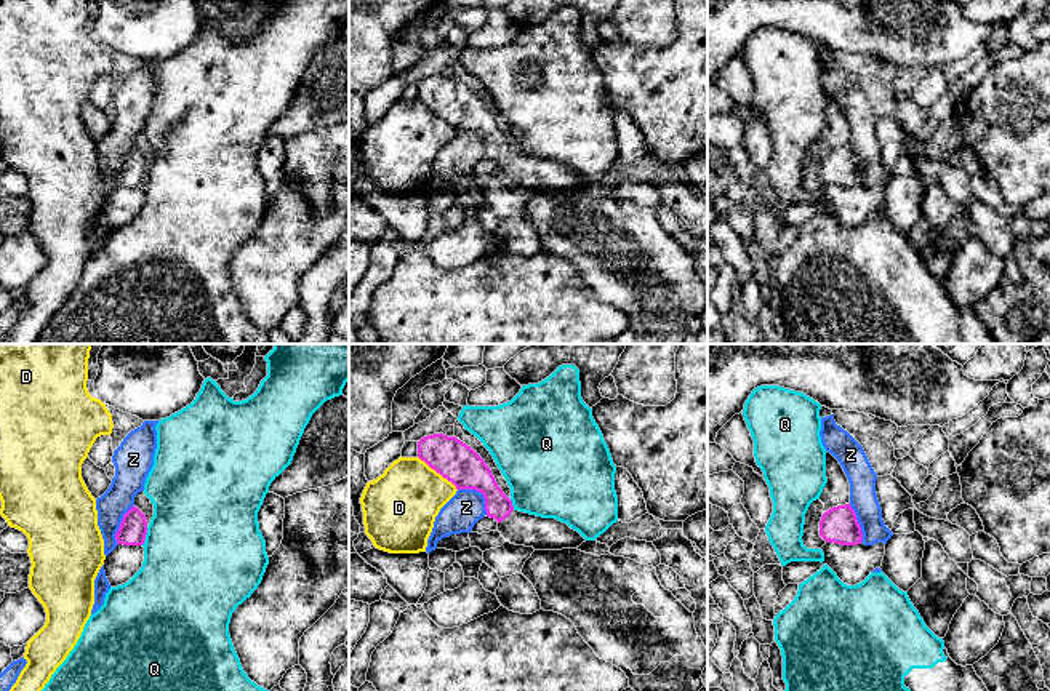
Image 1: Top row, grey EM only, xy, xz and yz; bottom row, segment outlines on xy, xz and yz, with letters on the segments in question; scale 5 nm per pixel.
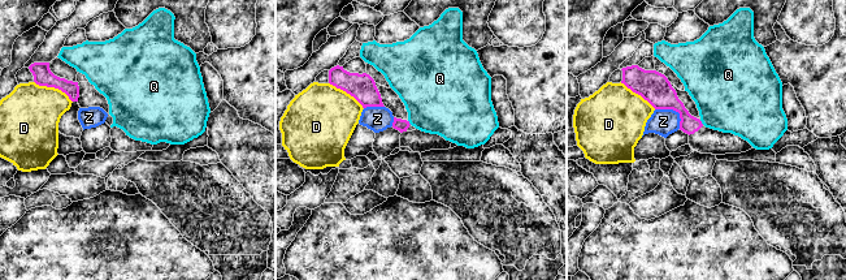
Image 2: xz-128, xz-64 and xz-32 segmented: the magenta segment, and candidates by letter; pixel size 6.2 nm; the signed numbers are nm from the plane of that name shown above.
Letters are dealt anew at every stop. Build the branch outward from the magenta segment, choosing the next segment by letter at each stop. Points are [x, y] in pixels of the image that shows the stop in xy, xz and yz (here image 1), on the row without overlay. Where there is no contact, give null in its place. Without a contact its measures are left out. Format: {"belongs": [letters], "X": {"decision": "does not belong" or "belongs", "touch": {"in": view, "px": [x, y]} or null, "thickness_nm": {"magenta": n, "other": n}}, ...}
{"belongs": [], "D": {"decision": "does not belong", "touch": {"in": "xz", "px": [439, 114]}, "thickness_nm": {"magenta": 200, "other": 360}}, "Q": {"decision": "does not belong", "touch": {"in": "xy", "px": [144, 178]}, "thickness_nm": {"magenta": 140, "other": 480}}, "Z": {"decision": "does not belong", "touch": {"in": "xz", "px": [480, 133]}, "thickness_nm": {"magenta": 200, "other": 180}}}

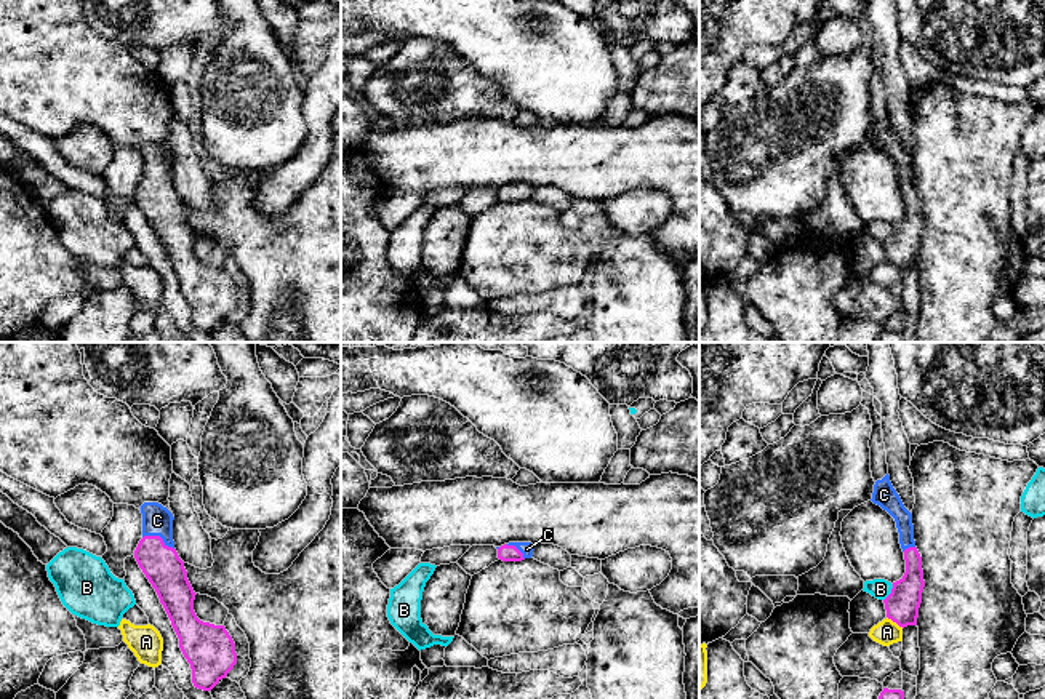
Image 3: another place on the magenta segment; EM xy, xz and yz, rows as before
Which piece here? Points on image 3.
{"belongs": ["C"], "A": {"decision": "does not belong", "touch": {"in": "yz", "px": [895, 263]}, "thickness_nm": {"magenta": 170, "other": 130}}, "B": {"decision": "does not belong", "touch": {"in": "yz", "px": [892, 234]}, "thickness_nm": {"magenta": 170, "other": 100}}, "C": {"decision": "belongs", "touch": {"in": "xy", "px": [159, 178]}, "thickness_nm": {"magenta": 200, "other": 160}}}

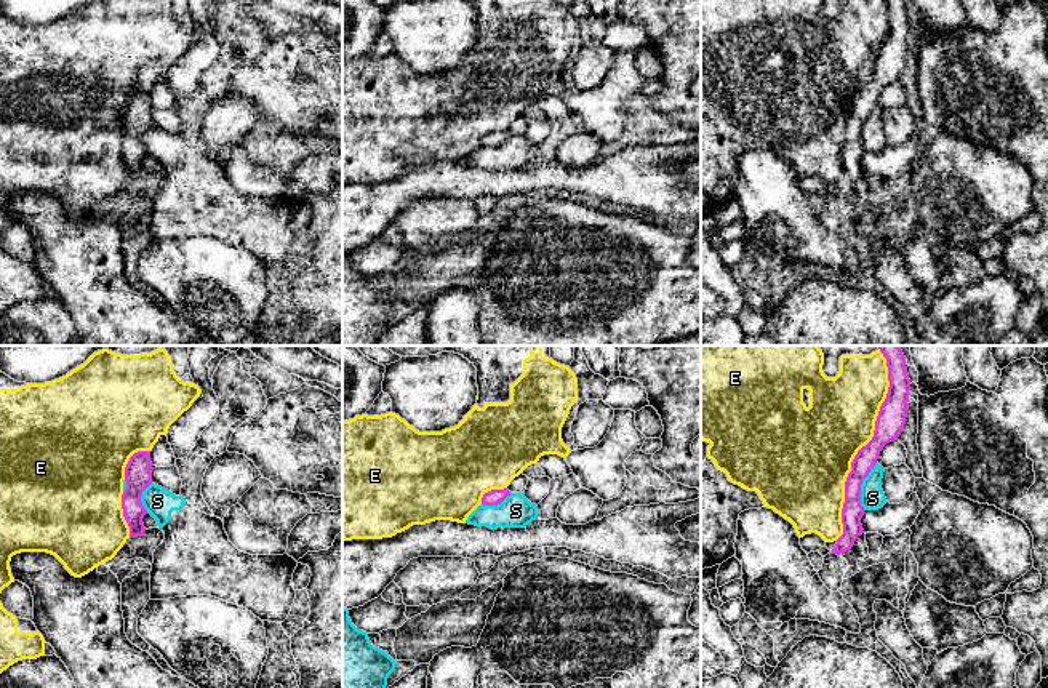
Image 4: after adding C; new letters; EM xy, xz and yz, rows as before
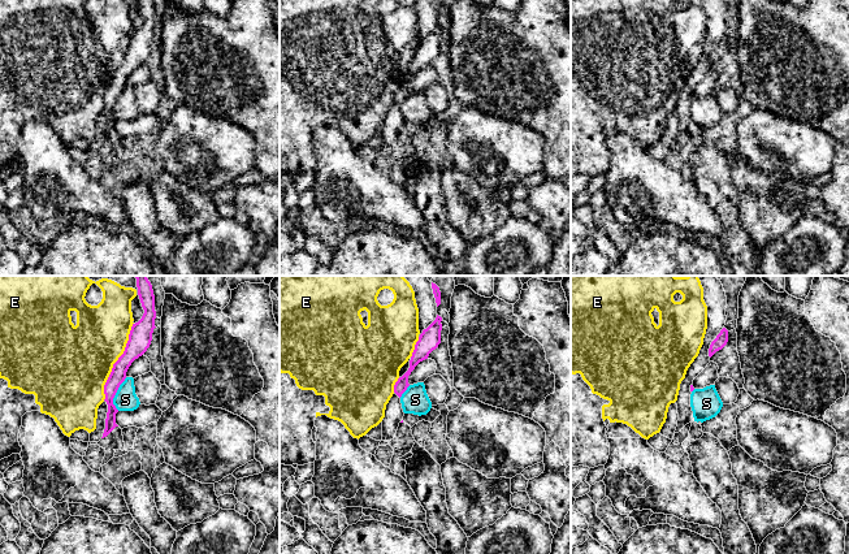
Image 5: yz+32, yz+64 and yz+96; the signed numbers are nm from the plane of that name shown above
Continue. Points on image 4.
{"belongs": [], "E": {"decision": "does not belong", "touch": {"in": "yz", "px": [860, 92]}, "thickness_nm": {"magenta": 140, "other": 440}}, "S": {"decision": "does not belong", "touch": {"in": "yz", "px": [860, 128]}, "thickness_nm": {"magenta": 110, "other": 130}}}

